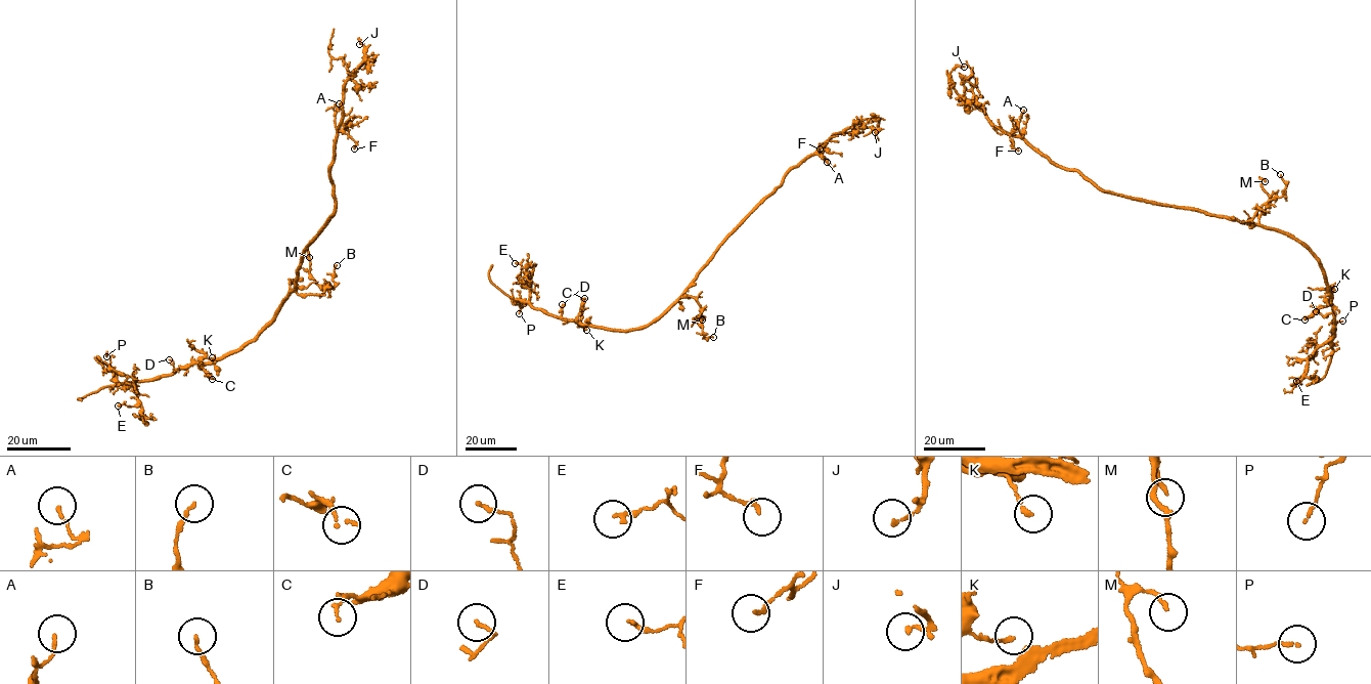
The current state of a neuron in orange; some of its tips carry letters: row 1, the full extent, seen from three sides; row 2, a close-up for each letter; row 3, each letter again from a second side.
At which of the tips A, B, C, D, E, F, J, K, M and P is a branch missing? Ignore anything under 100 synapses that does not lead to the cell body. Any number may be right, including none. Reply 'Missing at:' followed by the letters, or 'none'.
Missing at: none

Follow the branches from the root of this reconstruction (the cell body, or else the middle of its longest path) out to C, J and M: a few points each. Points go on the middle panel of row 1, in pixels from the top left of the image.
C: (698, 271), (692, 285), (669, 308), (652, 322), (634, 330), (613, 331), (582, 324), (576, 319), (584, 298)
J: (698, 271), (763, 198), (782, 183), (788, 171), (832, 136), (864, 120), (879, 121), (875, 132)
M: (698, 271), (682, 296), (696, 299), (701, 312), (695, 318), (702, 316), (702, 319)

